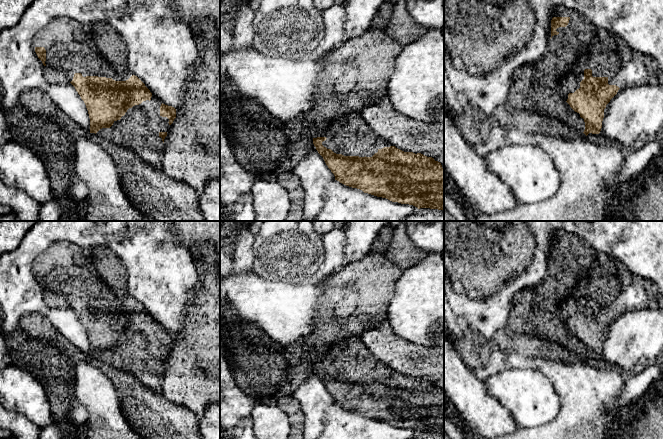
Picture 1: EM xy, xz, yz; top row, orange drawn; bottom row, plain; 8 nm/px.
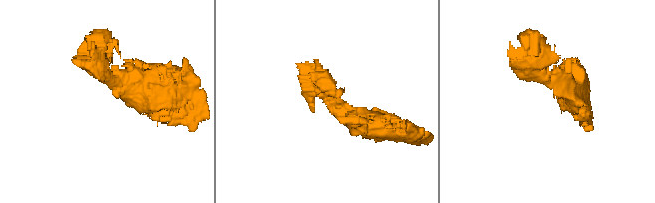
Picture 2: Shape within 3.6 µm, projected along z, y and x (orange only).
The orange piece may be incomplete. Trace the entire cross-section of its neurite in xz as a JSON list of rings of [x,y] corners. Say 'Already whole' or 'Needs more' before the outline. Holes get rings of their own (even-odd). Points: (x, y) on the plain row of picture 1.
Already whole. [[[326,361],[313,362],[313,368],[340,407],[392,426],[420,432],[444,434],[444,393],[440,386],[421,377],[404,376],[395,370],[378,373],[372,381],[344,380],[322,369]]]

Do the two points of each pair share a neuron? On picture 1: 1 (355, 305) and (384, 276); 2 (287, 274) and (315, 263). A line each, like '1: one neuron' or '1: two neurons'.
1: one neuron
2: one neuron

